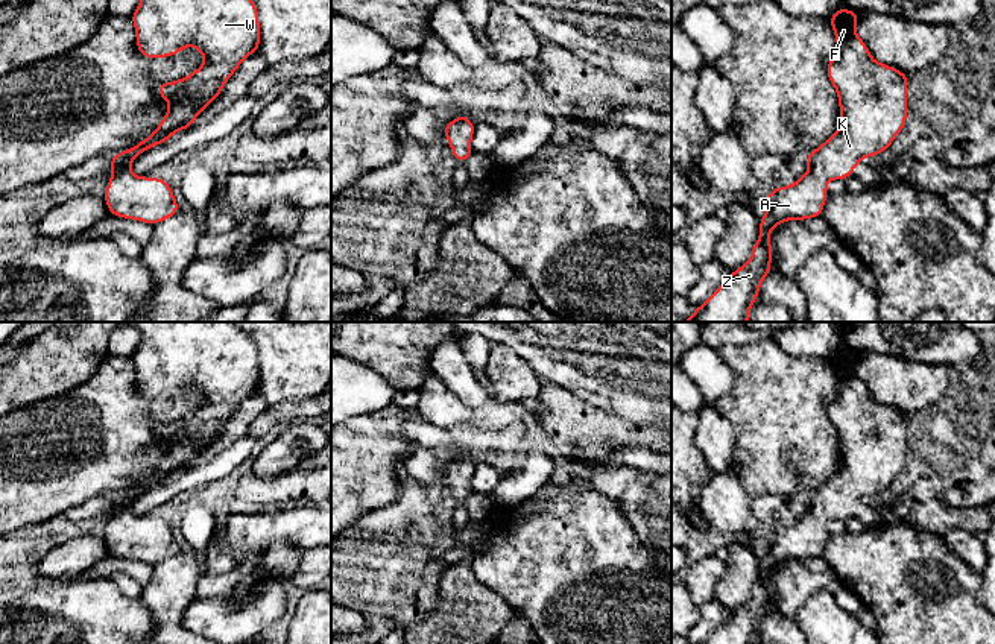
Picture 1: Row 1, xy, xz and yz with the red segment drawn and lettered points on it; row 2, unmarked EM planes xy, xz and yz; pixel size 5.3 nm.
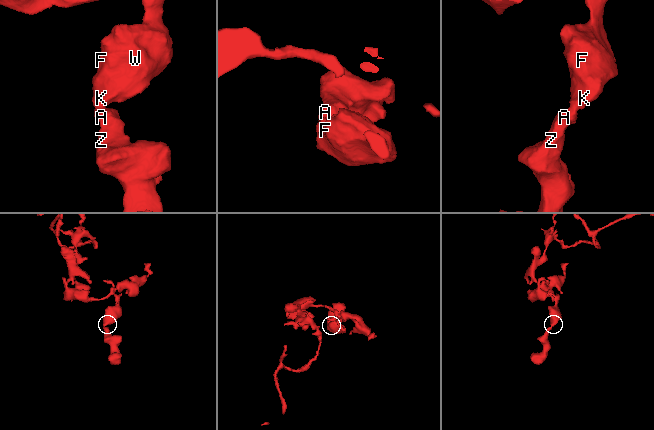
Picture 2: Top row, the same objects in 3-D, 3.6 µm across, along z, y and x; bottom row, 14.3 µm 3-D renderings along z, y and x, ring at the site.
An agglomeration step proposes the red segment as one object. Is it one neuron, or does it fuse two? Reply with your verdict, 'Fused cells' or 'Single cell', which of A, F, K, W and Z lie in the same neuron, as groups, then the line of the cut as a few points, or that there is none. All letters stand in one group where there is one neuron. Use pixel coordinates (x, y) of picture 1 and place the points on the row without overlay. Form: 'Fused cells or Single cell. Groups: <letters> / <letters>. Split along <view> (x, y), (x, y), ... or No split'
Single cell. Groups: A F K W Z. No split

